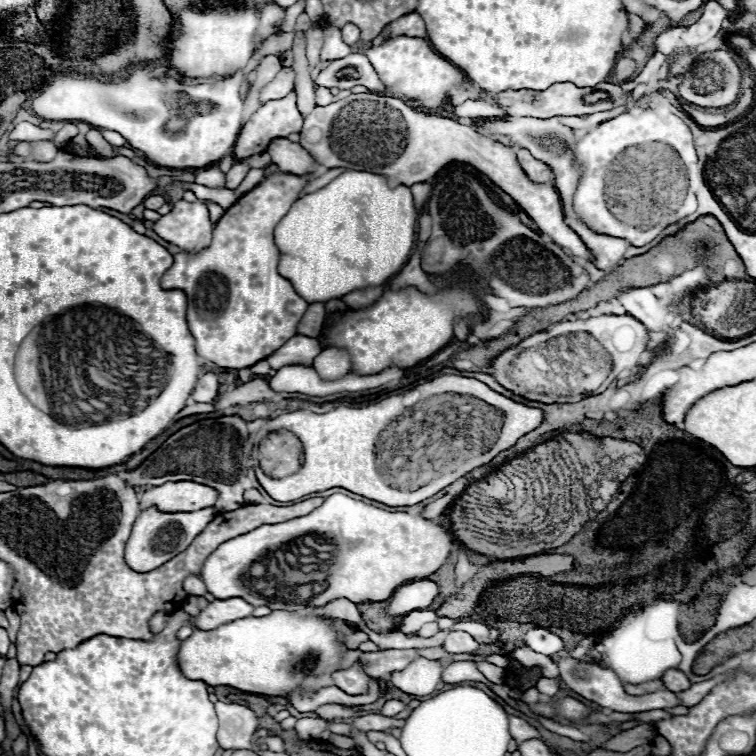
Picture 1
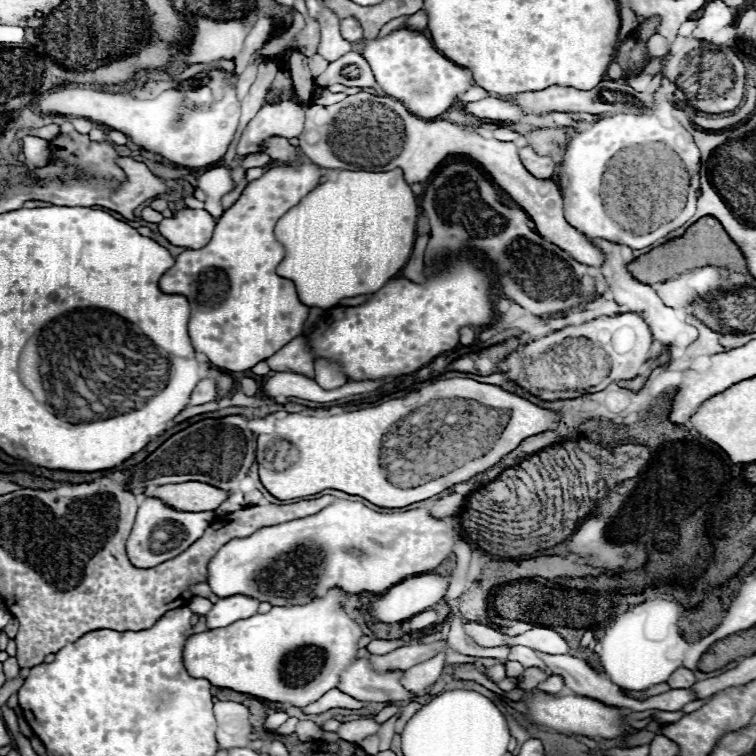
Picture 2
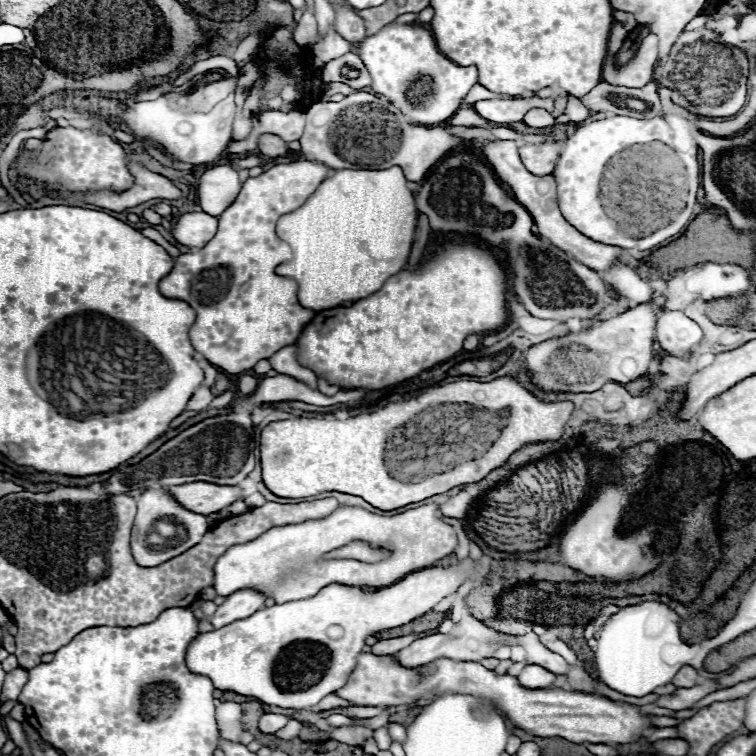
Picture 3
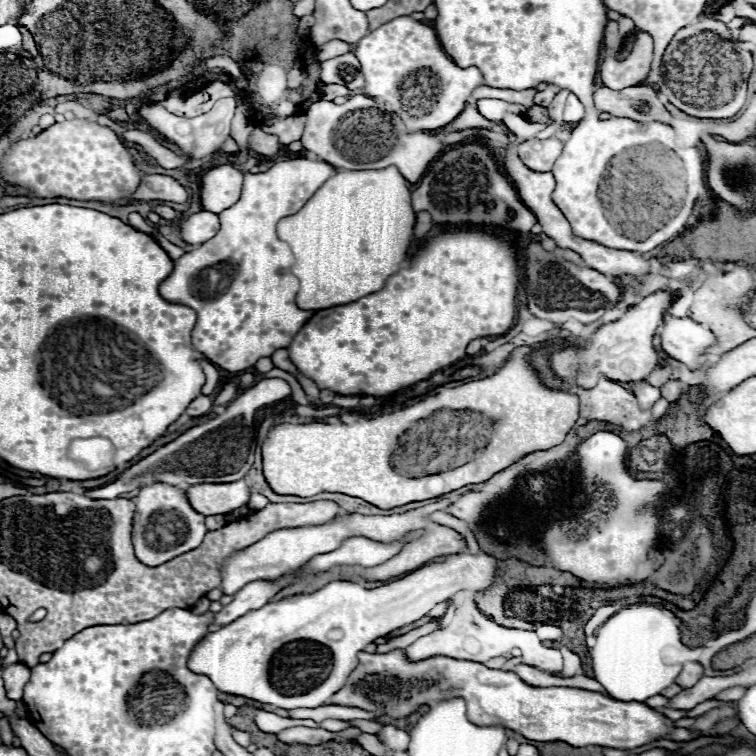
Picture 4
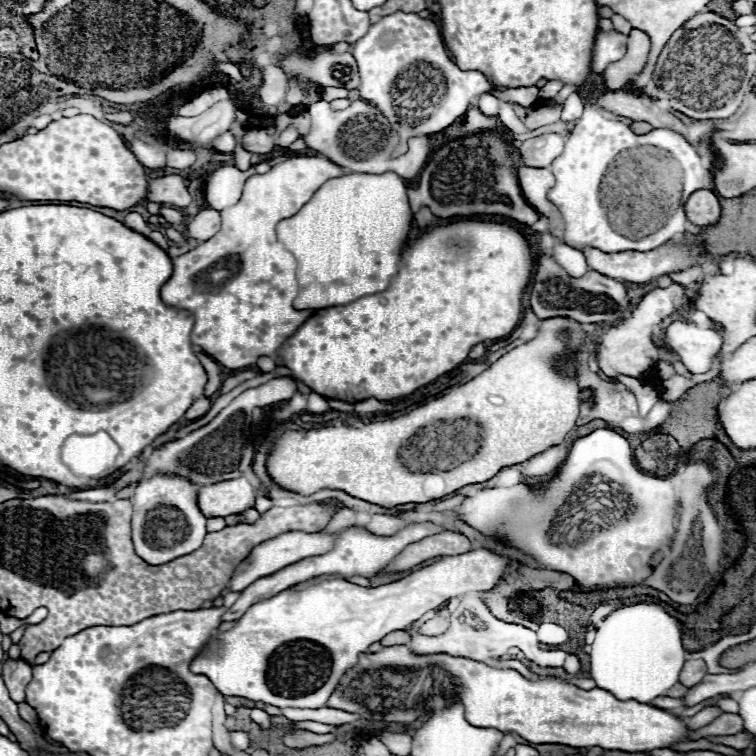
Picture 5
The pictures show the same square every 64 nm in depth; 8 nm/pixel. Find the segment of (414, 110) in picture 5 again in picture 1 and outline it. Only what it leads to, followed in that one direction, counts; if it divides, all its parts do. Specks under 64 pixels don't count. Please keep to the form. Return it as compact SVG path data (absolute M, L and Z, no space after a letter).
M398 36L394 40L386 40L382 46L366 48L364 54L374 64L378 76L382 76L382 82L390 86L396 96L406 96L412 100L414 106L422 106L430 110L446 104L448 90L462 86L466 78L454 64L438 56L424 38Z

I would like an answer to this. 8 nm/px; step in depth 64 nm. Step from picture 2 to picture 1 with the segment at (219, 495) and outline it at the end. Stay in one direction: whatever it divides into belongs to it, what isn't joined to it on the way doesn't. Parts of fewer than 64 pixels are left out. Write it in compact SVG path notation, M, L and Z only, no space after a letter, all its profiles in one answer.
M170 482L146 490L140 496L140 508L156 508L160 512L194 512L214 506L218 492L194 482Z

